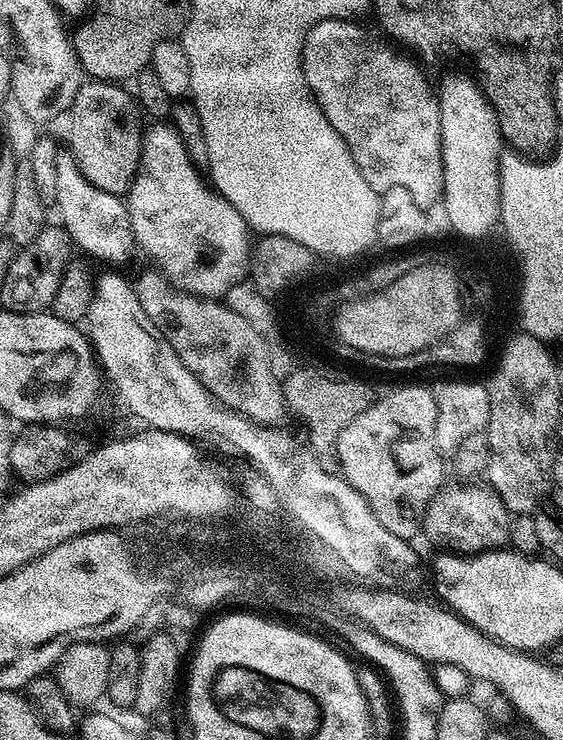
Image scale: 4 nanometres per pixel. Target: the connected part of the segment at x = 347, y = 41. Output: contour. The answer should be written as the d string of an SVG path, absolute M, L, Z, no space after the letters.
M323 20L314 25L306 34L302 46L302 74L330 126L334 126L346 142L358 170L370 187L383 190L390 186L403 186L419 206L427 206L435 200L437 203L446 187L437 93L433 85L432 88L428 85L423 70L414 61L407 60L403 51L397 50L379 35L371 36L356 24L359 23L352 20Z

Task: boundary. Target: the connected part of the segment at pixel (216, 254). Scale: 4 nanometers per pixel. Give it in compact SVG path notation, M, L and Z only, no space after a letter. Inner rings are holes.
M156 122L153 128L145 127L142 132L140 142L140 165L136 171L136 177L132 180L132 185L128 187L126 193L126 203L128 205L128 214L130 216L130 226L132 233L136 239L137 249L141 253L145 252L150 259L153 260L155 267L160 275L168 280L169 285L173 289L181 292L189 293L193 296L202 296L205 298L220 298L224 291L231 284L236 284L240 279L249 275L249 259L250 259L250 242L248 244L248 236L250 237L250 229L247 222L242 218L242 214L238 214L238 210L234 210L234 206L219 192L210 187L209 181L200 177L200 172L195 168L193 156L186 150L186 146L182 142L182 138L176 133L176 129L168 122Z

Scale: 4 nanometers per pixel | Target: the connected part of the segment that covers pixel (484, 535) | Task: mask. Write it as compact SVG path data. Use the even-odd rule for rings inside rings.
M445 483L428 503L422 517L422 532L440 550L447 550L452 554L475 554L503 549L509 543L509 523L508 507L487 483Z

